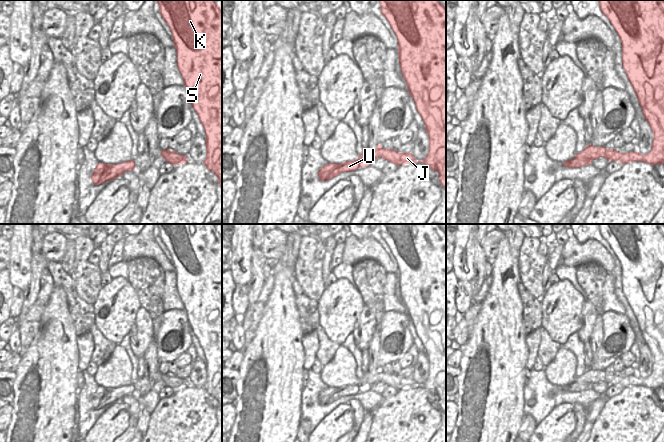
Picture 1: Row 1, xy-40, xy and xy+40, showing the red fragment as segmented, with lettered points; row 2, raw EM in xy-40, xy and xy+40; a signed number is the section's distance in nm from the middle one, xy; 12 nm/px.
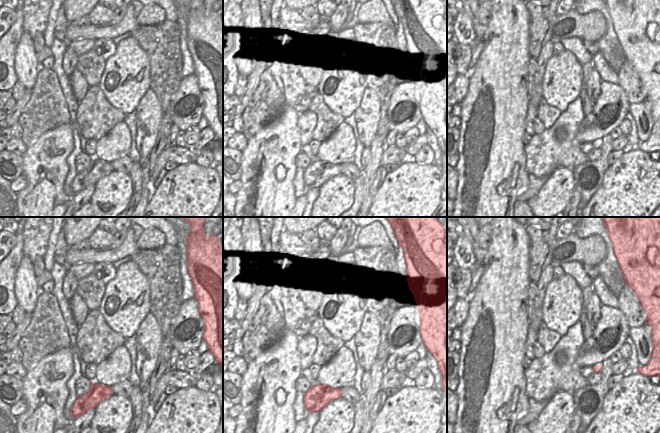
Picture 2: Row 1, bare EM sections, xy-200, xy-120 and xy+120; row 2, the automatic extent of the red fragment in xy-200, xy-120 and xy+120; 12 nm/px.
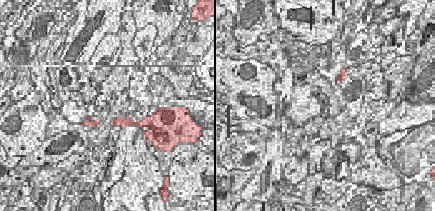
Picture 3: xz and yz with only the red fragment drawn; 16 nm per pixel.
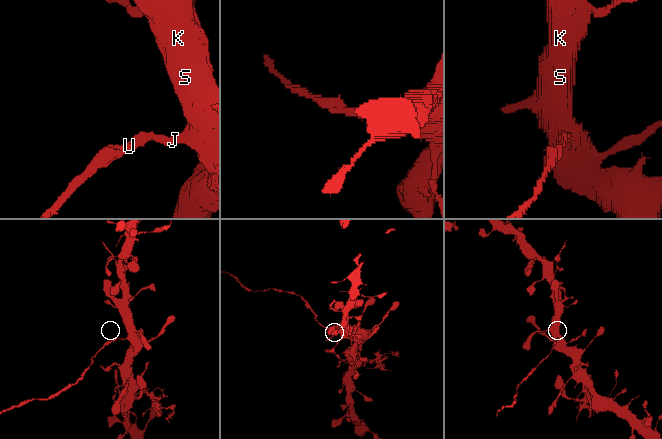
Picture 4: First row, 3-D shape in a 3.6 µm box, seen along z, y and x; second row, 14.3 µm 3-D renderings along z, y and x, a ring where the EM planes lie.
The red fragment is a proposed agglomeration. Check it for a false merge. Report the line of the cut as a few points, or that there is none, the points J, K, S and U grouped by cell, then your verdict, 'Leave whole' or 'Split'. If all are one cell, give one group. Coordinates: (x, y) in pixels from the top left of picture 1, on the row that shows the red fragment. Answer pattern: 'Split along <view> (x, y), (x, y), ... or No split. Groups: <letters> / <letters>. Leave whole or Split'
Split along xy+40 (574, 158), (591, 162). Groups: J K S / U. Split

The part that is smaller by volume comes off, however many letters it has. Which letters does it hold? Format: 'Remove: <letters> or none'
Remove: U

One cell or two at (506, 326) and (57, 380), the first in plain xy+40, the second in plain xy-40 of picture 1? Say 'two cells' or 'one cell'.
one cell

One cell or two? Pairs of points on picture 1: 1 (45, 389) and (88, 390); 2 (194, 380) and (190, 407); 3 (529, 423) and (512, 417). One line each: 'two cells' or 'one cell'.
1: two cells
2: two cells
3: two cells

